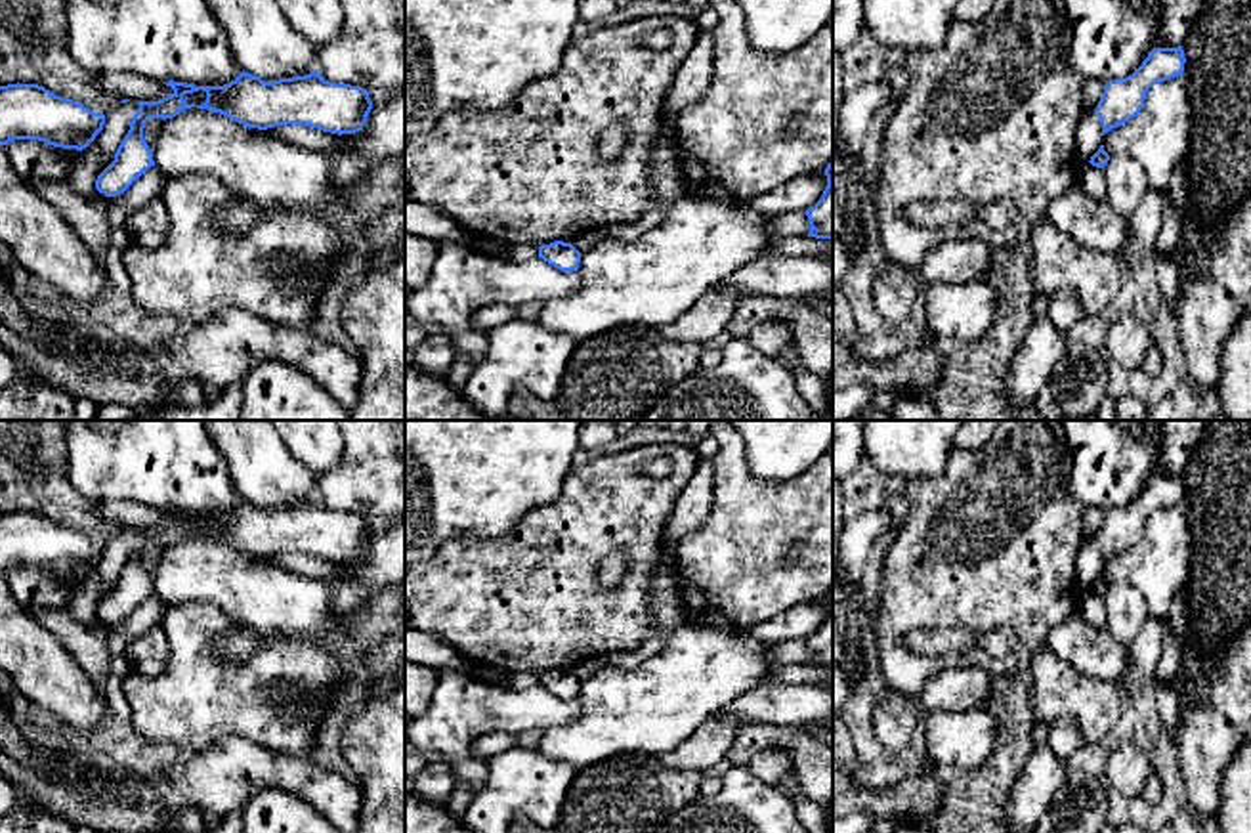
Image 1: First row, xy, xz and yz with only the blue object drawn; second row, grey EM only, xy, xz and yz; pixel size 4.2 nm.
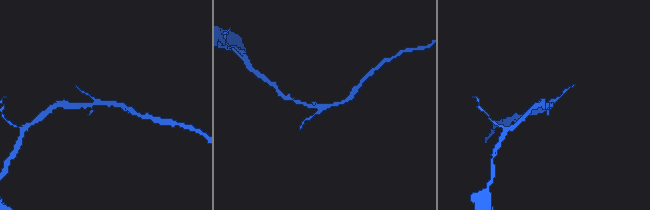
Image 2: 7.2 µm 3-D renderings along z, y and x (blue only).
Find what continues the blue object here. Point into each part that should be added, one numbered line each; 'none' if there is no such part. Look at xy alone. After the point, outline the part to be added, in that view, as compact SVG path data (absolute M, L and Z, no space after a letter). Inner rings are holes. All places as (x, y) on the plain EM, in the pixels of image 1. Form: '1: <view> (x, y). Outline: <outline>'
none

